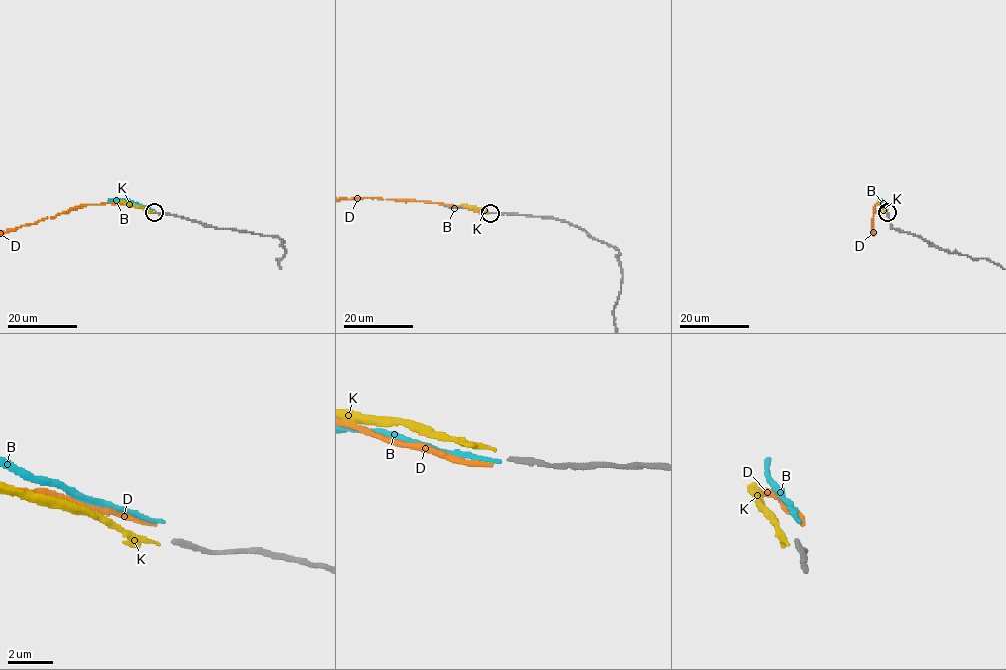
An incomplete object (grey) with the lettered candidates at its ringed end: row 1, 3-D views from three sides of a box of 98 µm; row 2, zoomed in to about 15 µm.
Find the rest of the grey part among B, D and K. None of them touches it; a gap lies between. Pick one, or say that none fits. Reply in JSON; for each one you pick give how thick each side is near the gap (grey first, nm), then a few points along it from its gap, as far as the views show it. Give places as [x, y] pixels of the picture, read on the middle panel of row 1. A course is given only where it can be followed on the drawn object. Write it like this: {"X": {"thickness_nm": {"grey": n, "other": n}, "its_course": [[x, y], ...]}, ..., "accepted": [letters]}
{"accepted": []}

